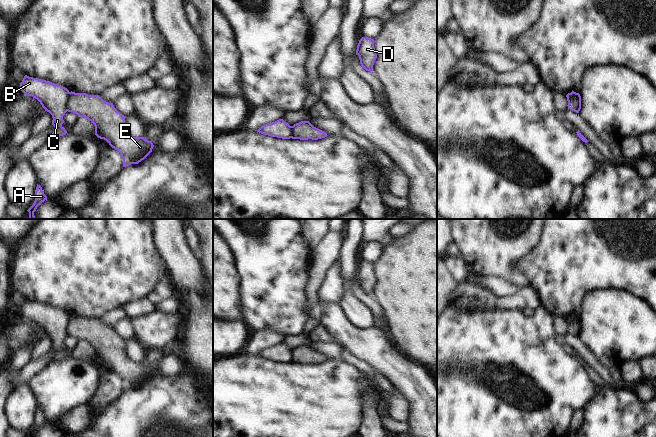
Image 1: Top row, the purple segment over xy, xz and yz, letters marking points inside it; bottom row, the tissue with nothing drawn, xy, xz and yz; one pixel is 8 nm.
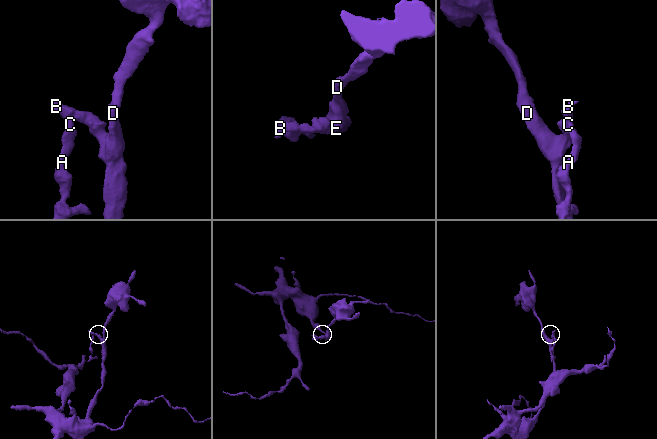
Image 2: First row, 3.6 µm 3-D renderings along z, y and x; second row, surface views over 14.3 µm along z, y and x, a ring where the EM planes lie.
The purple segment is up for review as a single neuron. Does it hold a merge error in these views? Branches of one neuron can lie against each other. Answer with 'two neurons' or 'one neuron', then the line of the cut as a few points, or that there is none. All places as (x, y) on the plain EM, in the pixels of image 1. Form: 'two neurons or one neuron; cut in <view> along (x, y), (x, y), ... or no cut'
two neurons; cut in xy along (69, 316), (66, 334)

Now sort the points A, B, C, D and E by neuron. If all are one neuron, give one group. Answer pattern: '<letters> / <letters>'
A B C / D E

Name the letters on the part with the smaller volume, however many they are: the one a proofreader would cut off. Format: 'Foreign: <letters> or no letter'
Foreign: A, B, C

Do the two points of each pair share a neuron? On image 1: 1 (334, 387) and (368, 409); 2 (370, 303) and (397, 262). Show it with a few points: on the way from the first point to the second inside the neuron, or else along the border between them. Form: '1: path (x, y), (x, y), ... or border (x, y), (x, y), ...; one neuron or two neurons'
1: border (371, 399), (362, 406), (362, 422), (359, 426); two neurons
2: border (371, 296), (382, 311), (382, 320); two neurons

